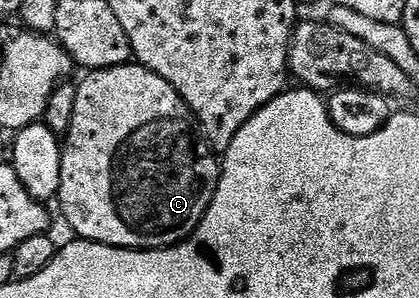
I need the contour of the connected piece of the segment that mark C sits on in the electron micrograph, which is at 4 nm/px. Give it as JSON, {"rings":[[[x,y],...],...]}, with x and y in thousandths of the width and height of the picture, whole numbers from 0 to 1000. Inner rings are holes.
{"rings":[[[298,218],[291,225],[255,225],[251,238],[222,238],[203,248],[200,268],[189,268],[177,339],[177,393],[167,406],[167,433],[148,466],[148,517],[143,527],[143,651],[138,685],[153,735],[184,779],[189,799],[212,802],[220,815],[251,815],[265,829],[313,829],[317,836],[379,836],[415,829],[451,802],[473,768],[482,728],[496,711],[516,628],[525,614],[527,537],[518,510],[496,490],[496,470],[470,436],[473,413],[449,362],[439,329],[427,319],[401,275],[377,245],[353,225]]]}

